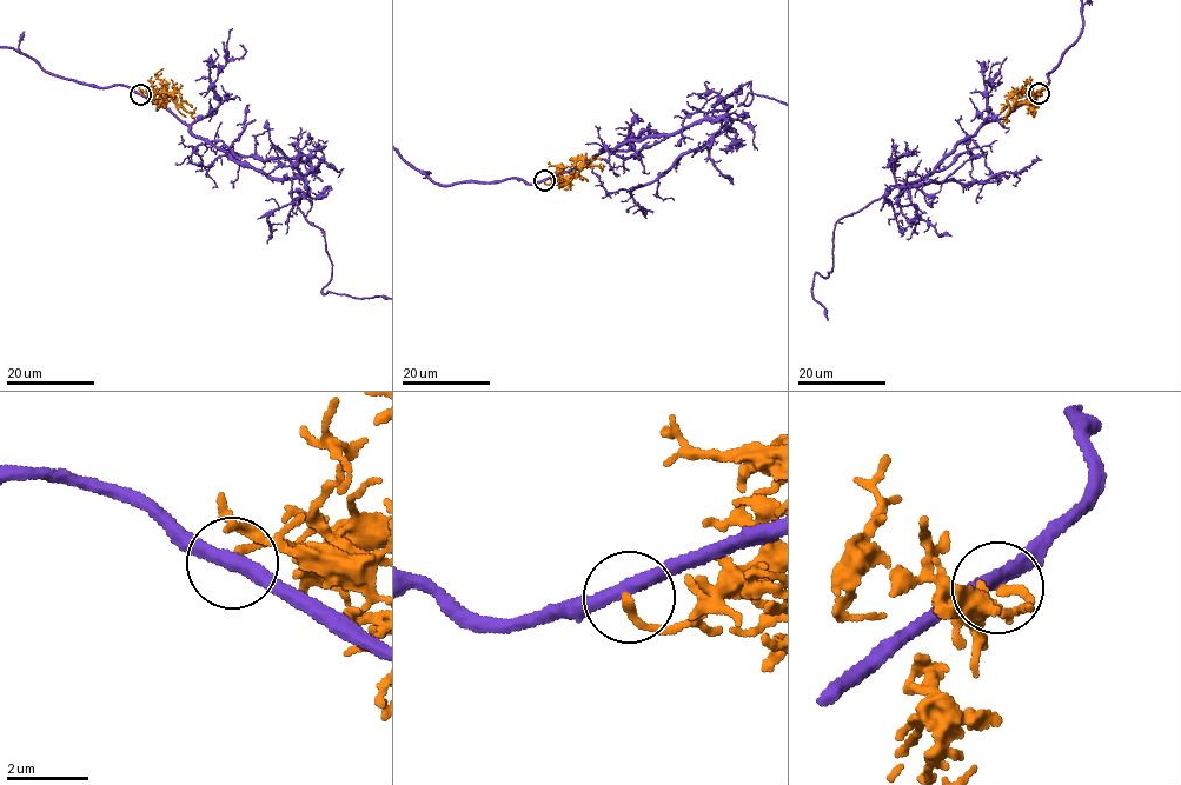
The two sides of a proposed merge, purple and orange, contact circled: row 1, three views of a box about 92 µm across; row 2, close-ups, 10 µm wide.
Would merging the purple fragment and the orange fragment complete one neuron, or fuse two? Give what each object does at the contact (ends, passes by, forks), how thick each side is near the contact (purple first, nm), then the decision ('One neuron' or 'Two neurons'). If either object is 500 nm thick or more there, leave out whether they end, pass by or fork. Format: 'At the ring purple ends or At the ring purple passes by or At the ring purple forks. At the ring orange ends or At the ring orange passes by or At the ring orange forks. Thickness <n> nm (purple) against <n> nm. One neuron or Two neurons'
At the ring purple passes by. At the ring orange ends. Thickness 340 nm (purple) against 190 nm. Two neurons

